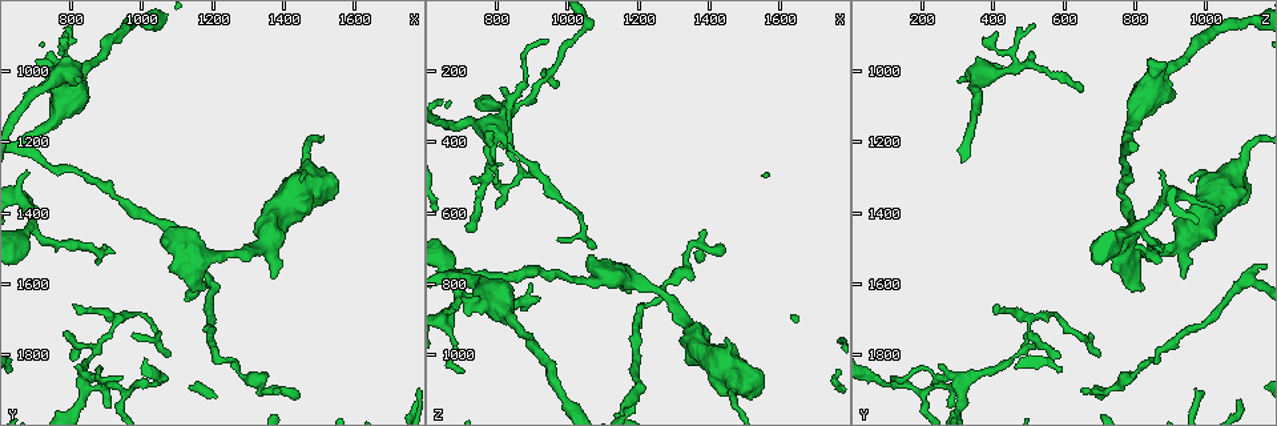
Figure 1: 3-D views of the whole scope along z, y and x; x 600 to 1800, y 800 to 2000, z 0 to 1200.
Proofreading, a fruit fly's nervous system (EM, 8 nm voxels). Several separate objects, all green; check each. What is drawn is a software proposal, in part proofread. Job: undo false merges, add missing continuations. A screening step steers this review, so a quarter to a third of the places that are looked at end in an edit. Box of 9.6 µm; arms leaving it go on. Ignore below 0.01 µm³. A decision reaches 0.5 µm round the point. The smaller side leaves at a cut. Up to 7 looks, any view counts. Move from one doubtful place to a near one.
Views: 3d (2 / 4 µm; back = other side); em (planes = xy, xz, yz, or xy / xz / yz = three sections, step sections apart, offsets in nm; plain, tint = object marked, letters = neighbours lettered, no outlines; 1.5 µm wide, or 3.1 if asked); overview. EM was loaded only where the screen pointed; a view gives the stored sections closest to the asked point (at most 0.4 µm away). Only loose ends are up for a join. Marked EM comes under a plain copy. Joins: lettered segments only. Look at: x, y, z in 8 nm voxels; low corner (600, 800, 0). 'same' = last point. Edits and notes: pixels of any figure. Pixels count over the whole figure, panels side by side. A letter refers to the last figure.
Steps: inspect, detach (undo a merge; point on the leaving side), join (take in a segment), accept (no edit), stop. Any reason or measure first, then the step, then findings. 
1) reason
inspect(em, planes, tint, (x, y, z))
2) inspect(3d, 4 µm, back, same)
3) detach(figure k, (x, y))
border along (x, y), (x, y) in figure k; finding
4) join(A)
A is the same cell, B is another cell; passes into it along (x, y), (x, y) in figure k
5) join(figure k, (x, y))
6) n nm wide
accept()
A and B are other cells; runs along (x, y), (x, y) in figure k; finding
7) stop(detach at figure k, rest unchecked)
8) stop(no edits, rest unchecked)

free end
inspect(em, planes, letters, (790, 890, 420))

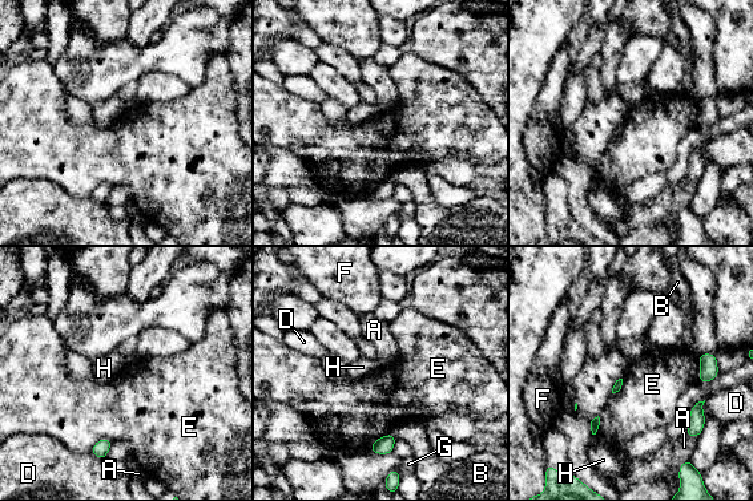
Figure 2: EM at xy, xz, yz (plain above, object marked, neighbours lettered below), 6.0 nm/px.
accept()
A, B, D, E, F, G and H are other cells; no lettered segment goes on from it

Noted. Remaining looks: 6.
sharp bend
inspect(3d, 4 µm, back, (840, 1890, 310))

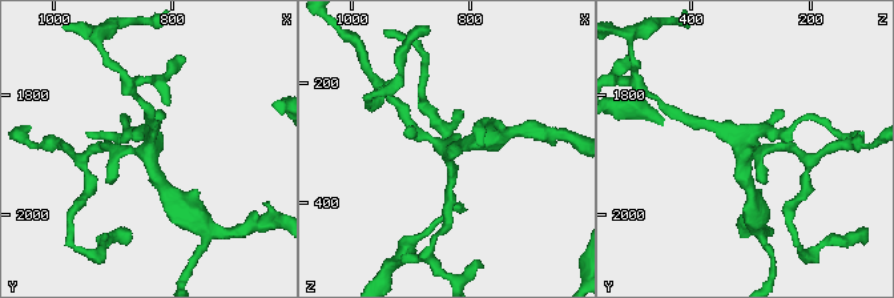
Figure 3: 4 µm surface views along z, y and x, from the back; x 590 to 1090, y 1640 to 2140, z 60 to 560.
inspect(em, planes, tint, (840, 1900, 310))

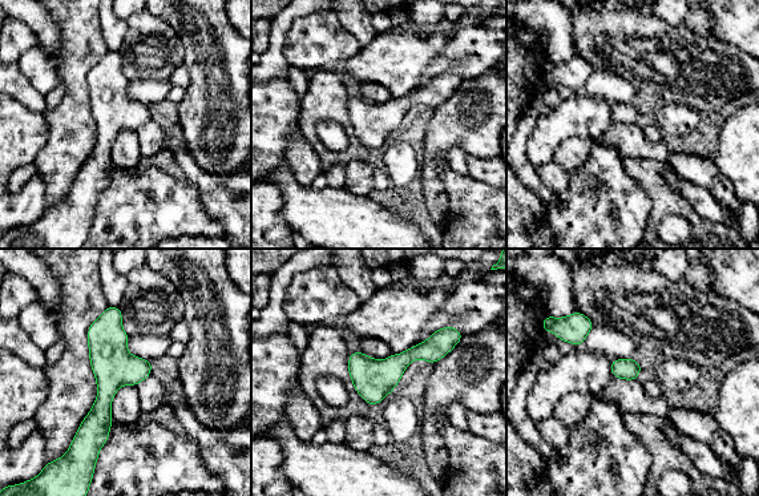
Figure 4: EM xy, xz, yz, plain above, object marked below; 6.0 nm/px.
inspect(em, planes, letters, same)

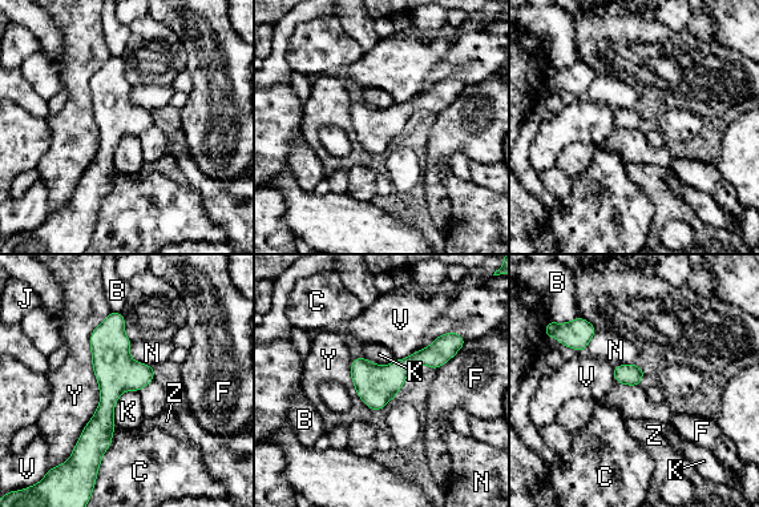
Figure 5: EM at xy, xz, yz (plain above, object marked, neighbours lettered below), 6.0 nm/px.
Y touches over 900 nm
accept()
B, C, F, J, K, N, V, Y and Z are other cells; continuous, no second cell

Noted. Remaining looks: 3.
free end
inspect(3d, 2 µm, (1180, 1610, 820))

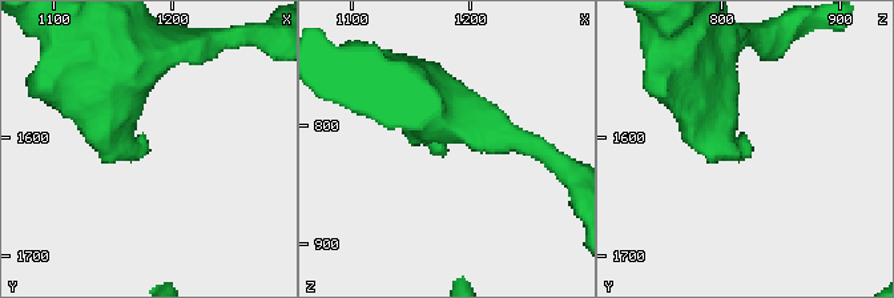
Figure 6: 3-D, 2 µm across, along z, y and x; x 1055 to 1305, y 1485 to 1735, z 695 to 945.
inspect(em, planes, tint, (1180, 1606, 824))

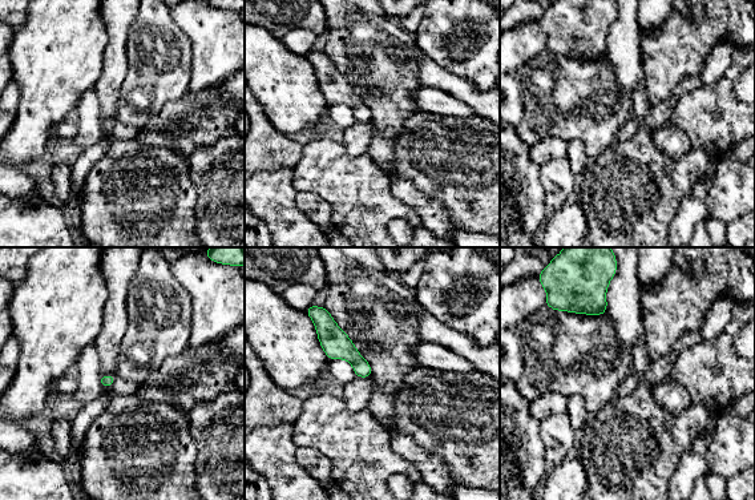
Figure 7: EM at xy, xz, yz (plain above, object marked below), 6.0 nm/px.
what lies round it
inspect(em, planes, letters, same)

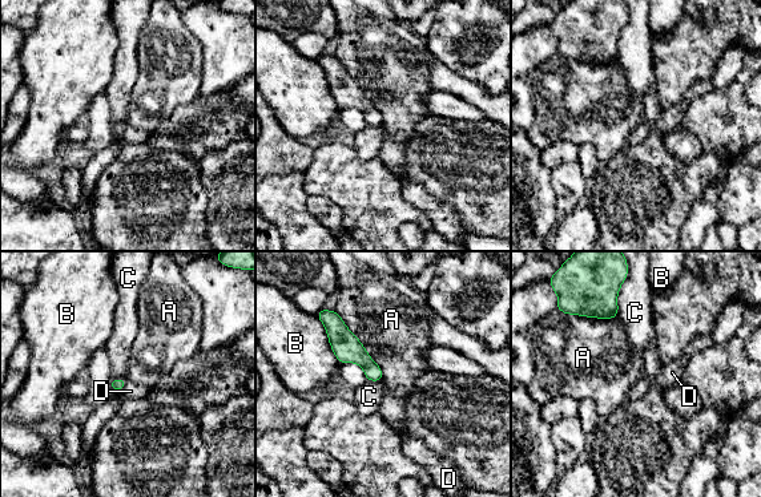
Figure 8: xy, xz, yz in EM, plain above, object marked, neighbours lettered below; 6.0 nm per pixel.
accept()
A, B, C and D are other cells; border along (335, 311), (381, 368), (382, 380) in figure 8; no lettered segment goes on from it

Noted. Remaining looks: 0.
stop(no edits, rest unchecked)

